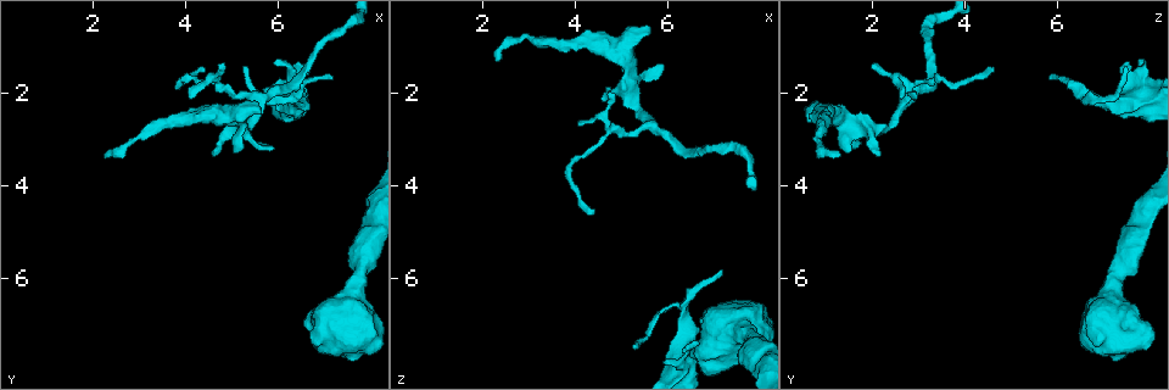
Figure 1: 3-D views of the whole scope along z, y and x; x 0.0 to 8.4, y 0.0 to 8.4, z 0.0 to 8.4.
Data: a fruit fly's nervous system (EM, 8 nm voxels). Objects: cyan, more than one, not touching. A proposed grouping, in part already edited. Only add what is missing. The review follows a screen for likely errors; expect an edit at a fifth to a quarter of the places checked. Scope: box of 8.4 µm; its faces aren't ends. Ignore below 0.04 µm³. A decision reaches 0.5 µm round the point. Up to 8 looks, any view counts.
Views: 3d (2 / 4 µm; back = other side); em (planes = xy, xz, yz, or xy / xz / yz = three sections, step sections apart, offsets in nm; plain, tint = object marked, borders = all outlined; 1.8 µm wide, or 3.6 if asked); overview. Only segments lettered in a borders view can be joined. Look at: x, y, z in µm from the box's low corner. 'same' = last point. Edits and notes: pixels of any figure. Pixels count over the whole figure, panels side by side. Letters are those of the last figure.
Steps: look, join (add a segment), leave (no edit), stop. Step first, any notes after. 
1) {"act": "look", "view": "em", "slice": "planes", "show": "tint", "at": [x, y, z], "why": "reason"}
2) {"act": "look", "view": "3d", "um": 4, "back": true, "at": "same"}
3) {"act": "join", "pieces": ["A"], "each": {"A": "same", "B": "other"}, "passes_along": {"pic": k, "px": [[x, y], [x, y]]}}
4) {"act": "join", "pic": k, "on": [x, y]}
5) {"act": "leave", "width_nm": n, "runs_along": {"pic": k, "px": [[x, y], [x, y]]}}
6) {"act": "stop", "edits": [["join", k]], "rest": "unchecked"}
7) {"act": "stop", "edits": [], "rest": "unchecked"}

{"act": "look", "view": "em", "um": 3.6, "slice": "xy", "step": 8, "show": "borders", "at": [2.30, 3.30, 1.35], "why": "thin end"}

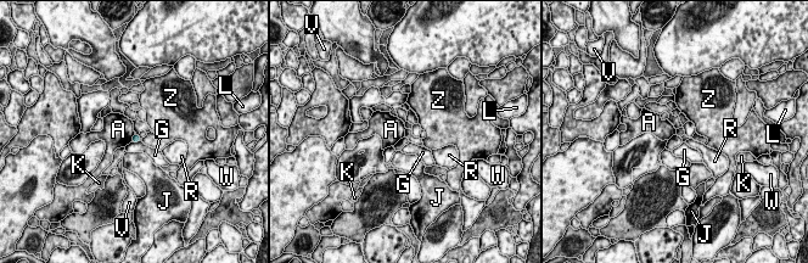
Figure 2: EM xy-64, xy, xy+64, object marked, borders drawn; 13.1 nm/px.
{"act": "look", "view": "em", "um": 3.6, "slice": "planes", "show": "borders", "at": "same", "why": "another direction"}

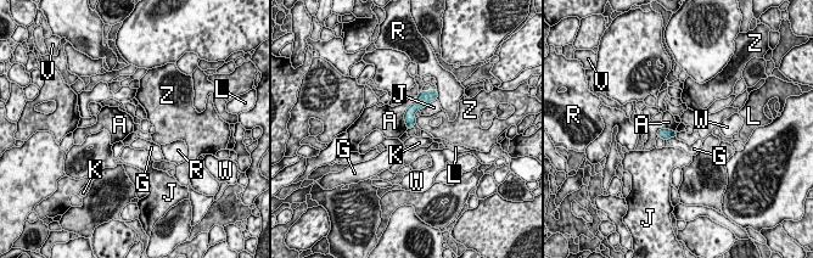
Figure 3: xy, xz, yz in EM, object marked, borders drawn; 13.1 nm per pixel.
{"act": "join", "pieces": ["G"], "each": {"A": "other", "G": "same", "J": "other", "K": "other", "L": "other", "R": "other", "V": "other", "W": "other", "Z": "other"}, "passes_along": {"pic": 3, "px": [[665, 134], [671, 136], [673, 141]]}, "found": "it goes on there"}

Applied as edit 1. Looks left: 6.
{"act": "look", "view": "em", "slice": "xz", "step": 16, "show": "borders", "at": [7.25, 1.65, 5.85]}

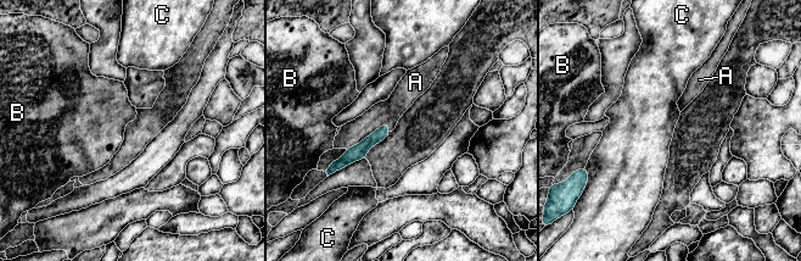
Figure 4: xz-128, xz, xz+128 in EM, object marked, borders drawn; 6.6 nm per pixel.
{"act": "join", "pieces": ["A"], "each": {"A": "same", "B": "other", "C": "other"}, "passes_along": {"pic": 4, "px": [[359, 151], [369, 135], [352, 133]]}, "found": "it goes on there"}

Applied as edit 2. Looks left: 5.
{"act": "look", "view": "overview"}

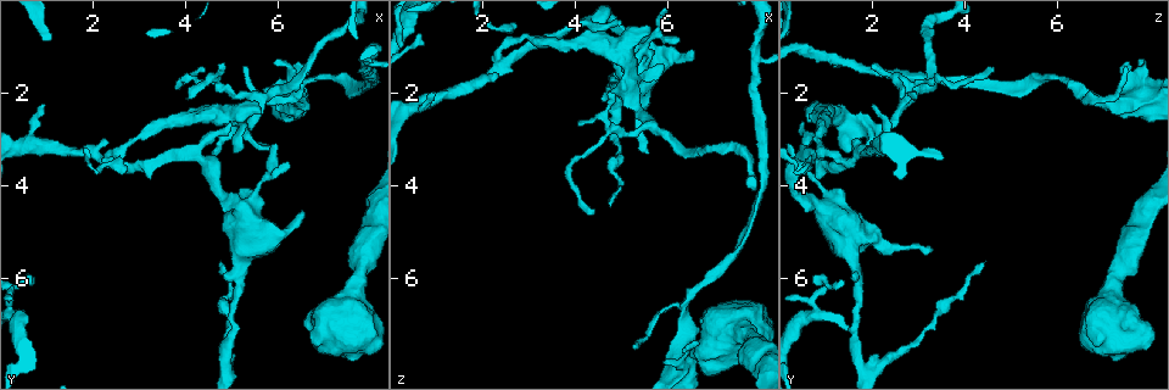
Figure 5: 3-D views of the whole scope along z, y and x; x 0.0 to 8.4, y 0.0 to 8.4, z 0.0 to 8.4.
{"act": "look", "view": "3d", "um": 2, "at": [6.45, 1.35, 7.45], "why": "an open end"}

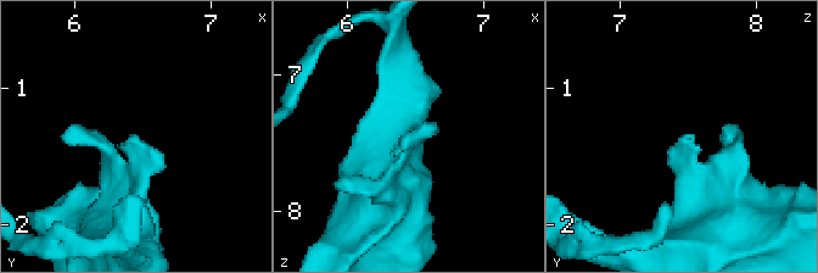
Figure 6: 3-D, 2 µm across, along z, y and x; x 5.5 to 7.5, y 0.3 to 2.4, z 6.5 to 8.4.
{"act": "look", "view": "em", "slice": "xz", "step": 8, "show": "borders", "at": [6.40, 1.36, 7.46]}

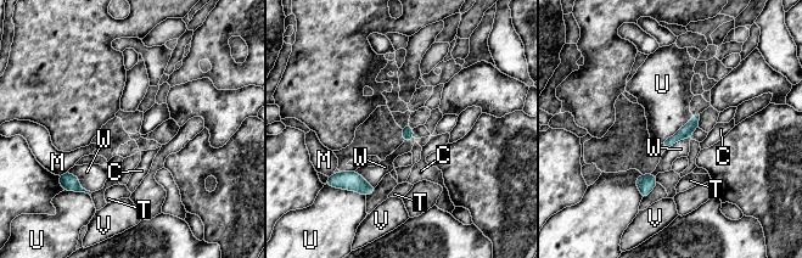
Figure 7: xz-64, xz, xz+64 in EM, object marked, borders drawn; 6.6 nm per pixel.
{"act": "leave", "longest_contact_nm": ["U", 260], "each": {"C": "other", "M": "other", "T": "other", "U": "other", "V": "other", "W": "other"}, "border": {"pic": 7, "px": [[693, 116], [663, 141]]}, "found": "no lettered segment goes on from it"}

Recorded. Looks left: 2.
{"act": "stop", "edits": [["join", 3], ["join", 4]], "rest": "unchecked"}

